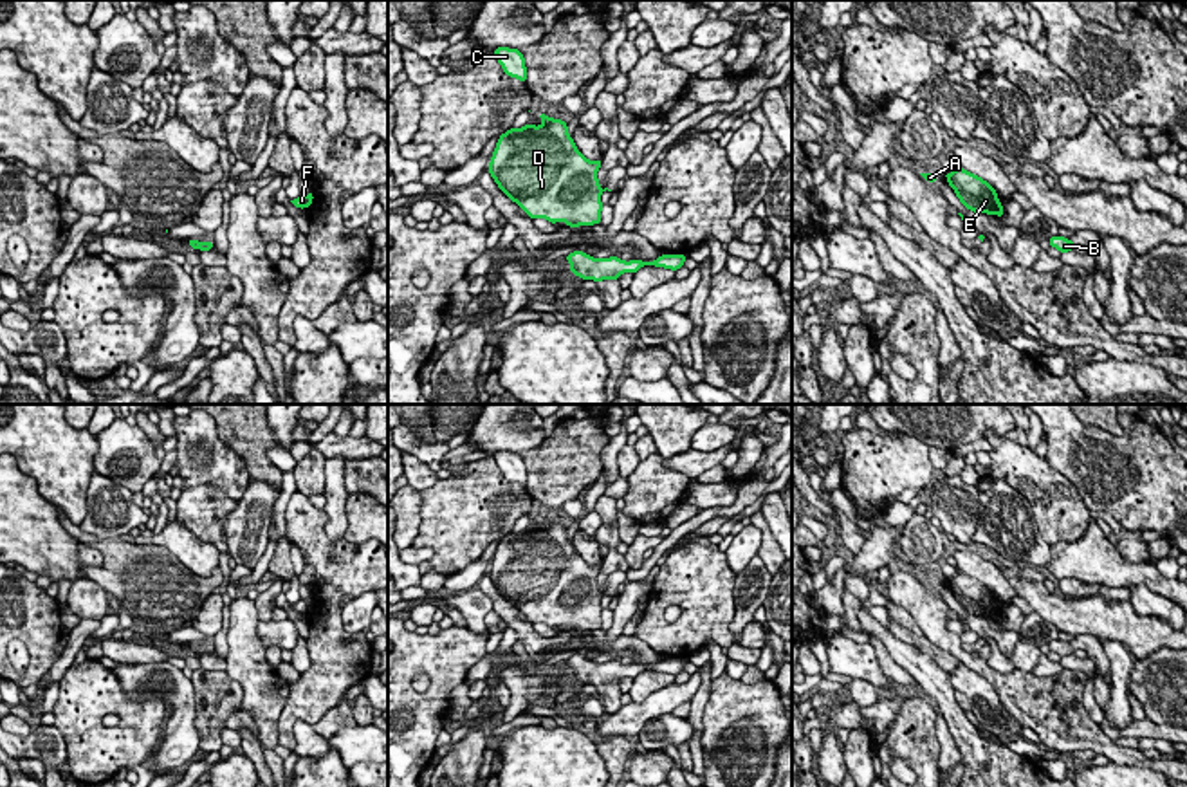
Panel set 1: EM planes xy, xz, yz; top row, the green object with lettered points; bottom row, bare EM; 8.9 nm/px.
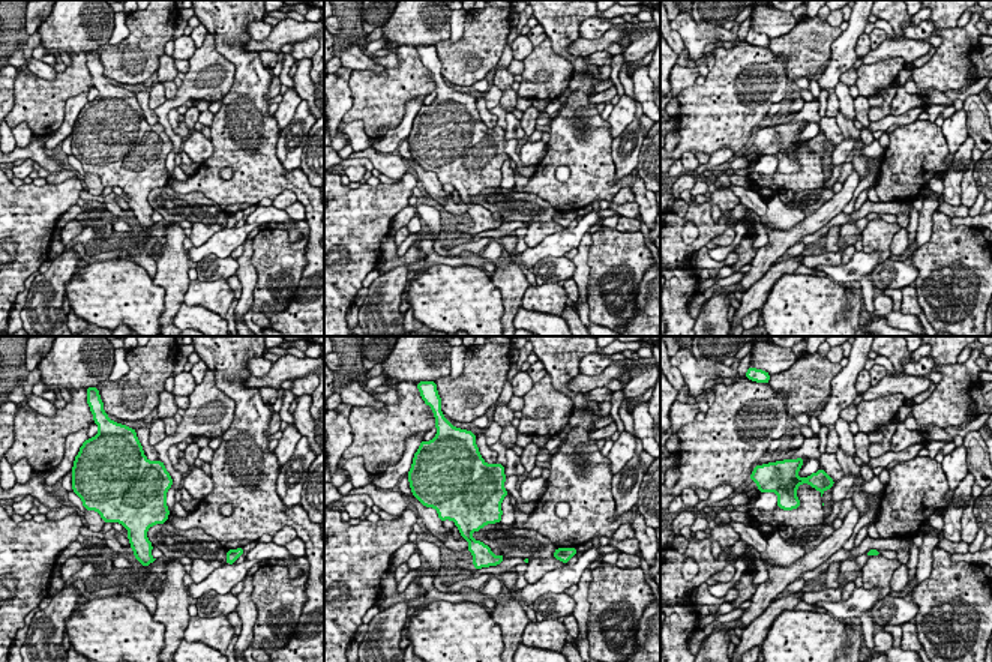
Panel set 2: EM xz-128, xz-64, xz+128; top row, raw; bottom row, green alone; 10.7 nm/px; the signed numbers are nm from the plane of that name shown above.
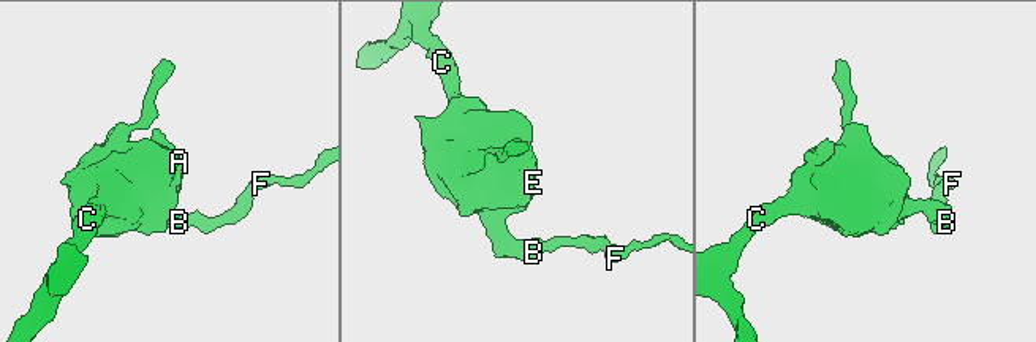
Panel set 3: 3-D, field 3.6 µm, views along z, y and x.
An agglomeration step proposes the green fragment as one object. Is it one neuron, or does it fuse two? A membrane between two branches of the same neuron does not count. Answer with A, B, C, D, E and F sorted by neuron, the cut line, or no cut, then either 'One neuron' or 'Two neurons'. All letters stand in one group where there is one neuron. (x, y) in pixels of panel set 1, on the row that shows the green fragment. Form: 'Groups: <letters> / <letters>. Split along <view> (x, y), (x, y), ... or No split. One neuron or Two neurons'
Groups: A B C D E F. No split. One neuron

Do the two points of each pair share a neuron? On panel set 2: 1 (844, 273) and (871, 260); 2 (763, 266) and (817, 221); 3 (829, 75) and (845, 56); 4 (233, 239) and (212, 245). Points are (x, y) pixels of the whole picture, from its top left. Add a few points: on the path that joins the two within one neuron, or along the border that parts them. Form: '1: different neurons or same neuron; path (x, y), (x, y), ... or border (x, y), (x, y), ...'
1: same neuron; path (850, 267), (865, 263)
2: same neuron; path (773, 251), (787, 237), (802, 230)
3: same neuron; path (833, 71), (841, 60)
4: same neuron; path (228, 239), (216, 245)

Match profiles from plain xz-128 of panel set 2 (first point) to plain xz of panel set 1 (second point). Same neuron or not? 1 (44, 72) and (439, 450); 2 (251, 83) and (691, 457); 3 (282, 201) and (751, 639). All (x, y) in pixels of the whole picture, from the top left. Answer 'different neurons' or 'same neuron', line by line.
1: different neurons
2: different neurons
3: same neuron

